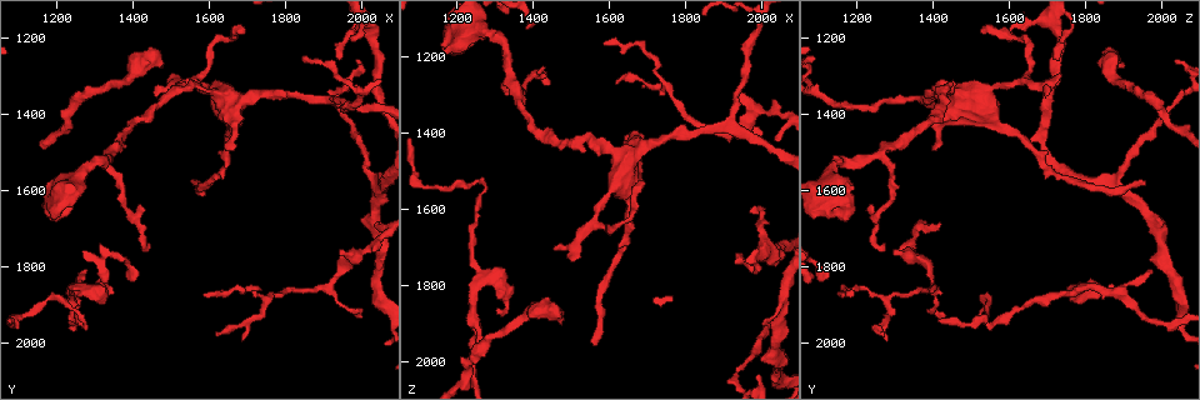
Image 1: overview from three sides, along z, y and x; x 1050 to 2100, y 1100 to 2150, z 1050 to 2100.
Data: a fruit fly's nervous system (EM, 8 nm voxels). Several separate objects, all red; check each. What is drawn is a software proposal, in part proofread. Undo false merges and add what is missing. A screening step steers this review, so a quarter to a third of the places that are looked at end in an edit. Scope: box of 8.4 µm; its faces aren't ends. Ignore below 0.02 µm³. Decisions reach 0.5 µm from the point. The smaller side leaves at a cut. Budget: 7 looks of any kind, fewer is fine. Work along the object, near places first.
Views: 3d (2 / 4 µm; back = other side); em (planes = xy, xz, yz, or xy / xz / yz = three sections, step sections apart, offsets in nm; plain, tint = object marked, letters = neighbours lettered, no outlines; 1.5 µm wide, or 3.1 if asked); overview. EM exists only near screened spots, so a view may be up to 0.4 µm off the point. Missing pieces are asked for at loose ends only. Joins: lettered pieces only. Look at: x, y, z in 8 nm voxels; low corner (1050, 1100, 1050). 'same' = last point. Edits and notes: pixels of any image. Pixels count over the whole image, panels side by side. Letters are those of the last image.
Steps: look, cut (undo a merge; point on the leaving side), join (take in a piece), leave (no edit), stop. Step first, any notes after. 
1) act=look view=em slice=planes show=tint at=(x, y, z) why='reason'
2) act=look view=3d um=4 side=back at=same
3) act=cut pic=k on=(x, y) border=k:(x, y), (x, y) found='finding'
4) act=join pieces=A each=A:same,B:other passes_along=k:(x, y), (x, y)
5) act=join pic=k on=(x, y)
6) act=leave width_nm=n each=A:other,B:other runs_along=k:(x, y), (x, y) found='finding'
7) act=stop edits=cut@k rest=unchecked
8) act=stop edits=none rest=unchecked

act=look view=em slice=planes show=letters at=(1990, 1935, 1420) why='an open end'

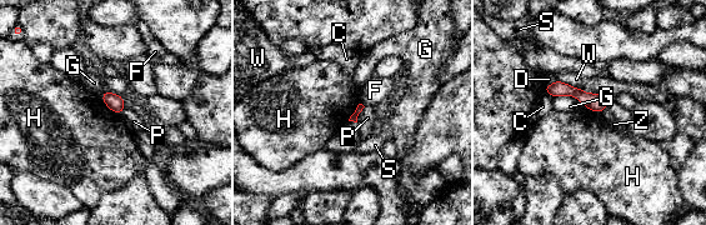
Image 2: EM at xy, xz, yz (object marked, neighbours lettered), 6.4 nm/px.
act=leave each=C:other,D:other,F:other,G:other,H:other,P:other,S:other,W:other,Z:other border=2:(100, 95), (103, 101), (119, 114) found='no lettered piece goes on from it'

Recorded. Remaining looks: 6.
act=look view=em slice=xy step=4 show=plain at=(1445, 1745, 1275) why='branch stops here'

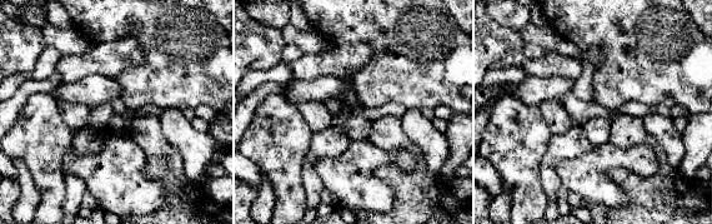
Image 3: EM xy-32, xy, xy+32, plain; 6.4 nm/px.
act=look view=em slice=xy step=4 show=letters at=same why='see the neighbours'

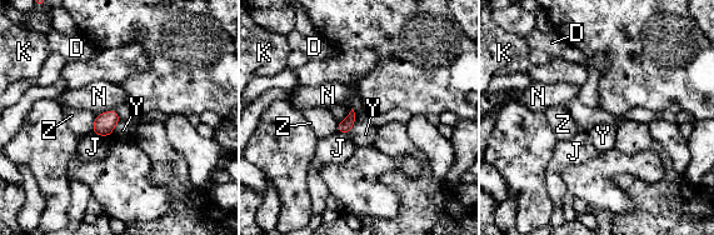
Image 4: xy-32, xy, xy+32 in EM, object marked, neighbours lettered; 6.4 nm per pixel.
act=leave width_nm=80 each=D:other,J:other,K:other,N:other,Y:other,Z:other border=4:(120, 120), (109, 135) found='no lettered piece goes on from it'

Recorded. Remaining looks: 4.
act=look view=em slice=planes show=letters at=(1965, 1200, 1600)

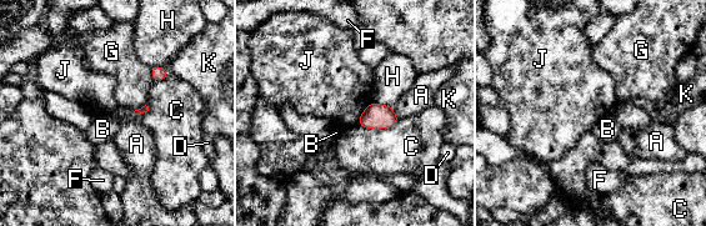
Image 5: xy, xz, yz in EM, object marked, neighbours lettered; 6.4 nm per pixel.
act=leave each=A:other,B:other,C:other,D:other,F:other,G:other,H:other,J:other,K:other found='no lettered piece goes on from it'

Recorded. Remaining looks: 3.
act=stop edits=none rest=unchecked

